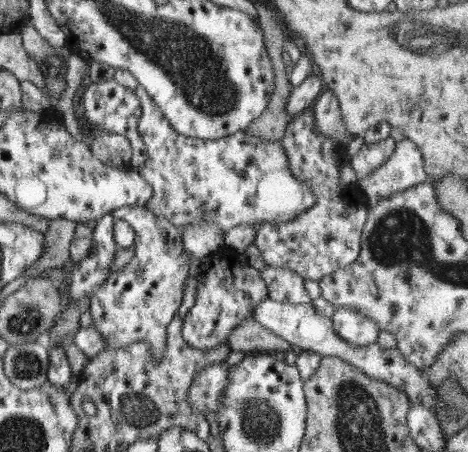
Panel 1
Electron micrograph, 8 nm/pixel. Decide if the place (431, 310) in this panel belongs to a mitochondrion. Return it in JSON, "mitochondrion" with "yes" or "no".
{"mitochondrion":"no"}

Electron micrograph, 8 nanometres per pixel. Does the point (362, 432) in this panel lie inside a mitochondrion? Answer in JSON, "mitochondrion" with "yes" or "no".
{"mitochondrion":"yes"}

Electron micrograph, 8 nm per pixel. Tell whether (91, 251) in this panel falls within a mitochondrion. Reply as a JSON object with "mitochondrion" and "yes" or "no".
{"mitochondrion":"no"}

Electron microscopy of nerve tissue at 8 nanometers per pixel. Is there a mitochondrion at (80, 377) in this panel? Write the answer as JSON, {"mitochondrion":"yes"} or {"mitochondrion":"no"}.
{"mitochondrion":"no"}

